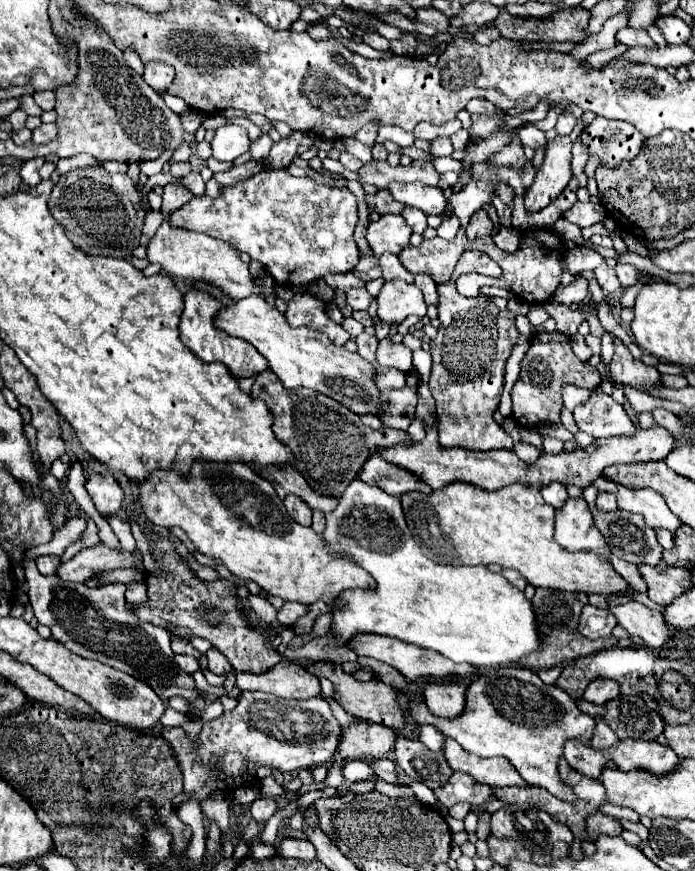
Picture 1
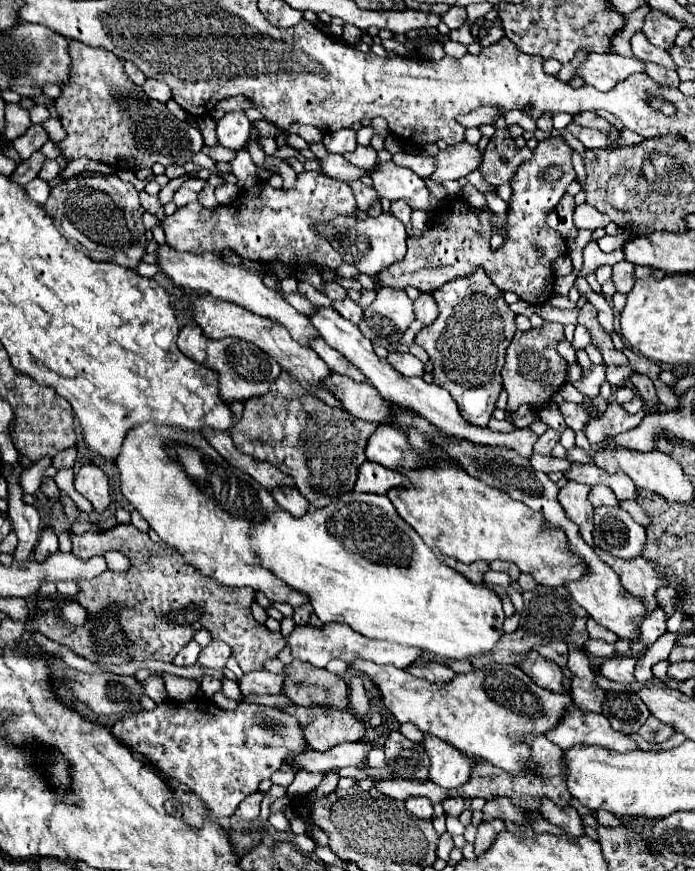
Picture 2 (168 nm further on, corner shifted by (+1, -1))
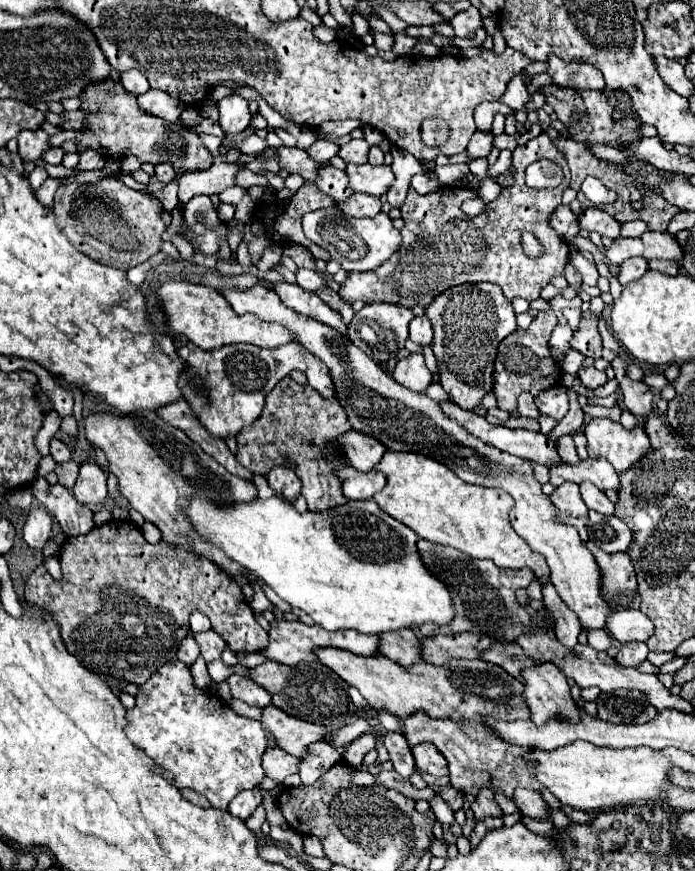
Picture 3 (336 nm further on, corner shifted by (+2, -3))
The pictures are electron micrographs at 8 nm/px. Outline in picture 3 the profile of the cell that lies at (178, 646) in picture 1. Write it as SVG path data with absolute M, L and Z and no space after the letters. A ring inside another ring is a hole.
M274 705L262 709L262 725L274 735L278 747L282 747L294 757L306 757L308 747L318 741L326 741L334 745L332 733L324 725L286 715L282 709Z

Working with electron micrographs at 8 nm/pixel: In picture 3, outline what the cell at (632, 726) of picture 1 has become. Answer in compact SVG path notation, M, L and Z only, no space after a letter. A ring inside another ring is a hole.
M614 691L600 693L598 697L598 717L608 723L624 723L624 725L640 725L656 717L654 707L646 701L640 691Z

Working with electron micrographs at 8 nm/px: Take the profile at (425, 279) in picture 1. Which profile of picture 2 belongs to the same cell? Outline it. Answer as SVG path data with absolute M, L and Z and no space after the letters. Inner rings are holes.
M421 293L415 301L415 319L423 325L431 325L437 319L437 305L429 293Z

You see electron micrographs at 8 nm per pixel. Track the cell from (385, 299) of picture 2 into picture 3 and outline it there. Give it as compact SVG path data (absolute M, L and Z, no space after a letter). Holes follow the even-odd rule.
M370 303L370 305L364 305L362 311L358 311L352 319L352 323L348 325L348 335L350 335L350 341L358 347L368 347L372 349L374 353L382 353L382 355L376 355L376 361L378 363L388 363L390 357L396 357L398 351L404 349L404 343L408 339L408 323L412 319L412 311L402 307L402 305L396 305L396 303Z

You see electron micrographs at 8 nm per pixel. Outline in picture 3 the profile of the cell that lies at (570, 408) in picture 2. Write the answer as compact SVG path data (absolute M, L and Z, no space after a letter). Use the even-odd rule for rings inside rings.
M556 385L550 387L548 391L542 391L536 399L536 405L540 409L540 413L550 415L552 419L560 421L566 413L568 413L568 397L566 397L566 387Z

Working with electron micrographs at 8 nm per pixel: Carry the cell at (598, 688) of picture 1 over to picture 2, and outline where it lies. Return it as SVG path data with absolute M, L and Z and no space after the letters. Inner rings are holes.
M611 657L601 665L601 675L617 681L617 683L633 683L633 669L637 659L635 657Z

